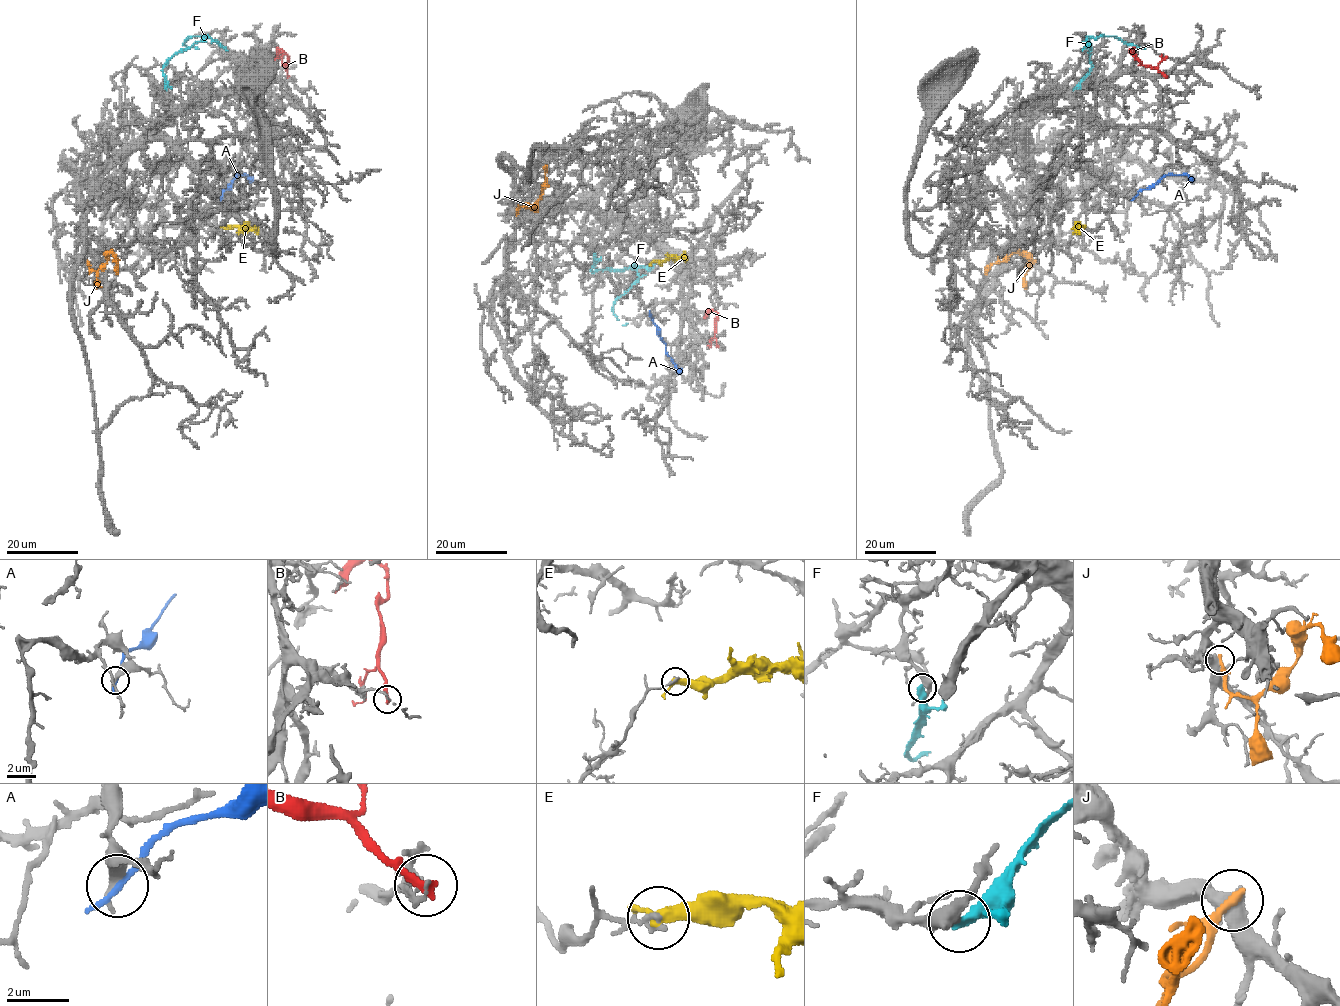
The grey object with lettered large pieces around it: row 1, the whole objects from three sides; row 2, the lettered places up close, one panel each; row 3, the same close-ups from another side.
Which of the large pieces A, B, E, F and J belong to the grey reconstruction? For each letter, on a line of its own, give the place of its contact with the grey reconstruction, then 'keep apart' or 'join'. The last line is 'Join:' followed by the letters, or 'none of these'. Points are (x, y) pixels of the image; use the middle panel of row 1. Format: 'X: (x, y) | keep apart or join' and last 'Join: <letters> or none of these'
A: (650, 314) | keep apart
B: (717, 345) | keep apart
E: (653, 261) | keep apart
F: (595, 254) | keep apart
J: (516, 213) | keep apart
Join: none of these

